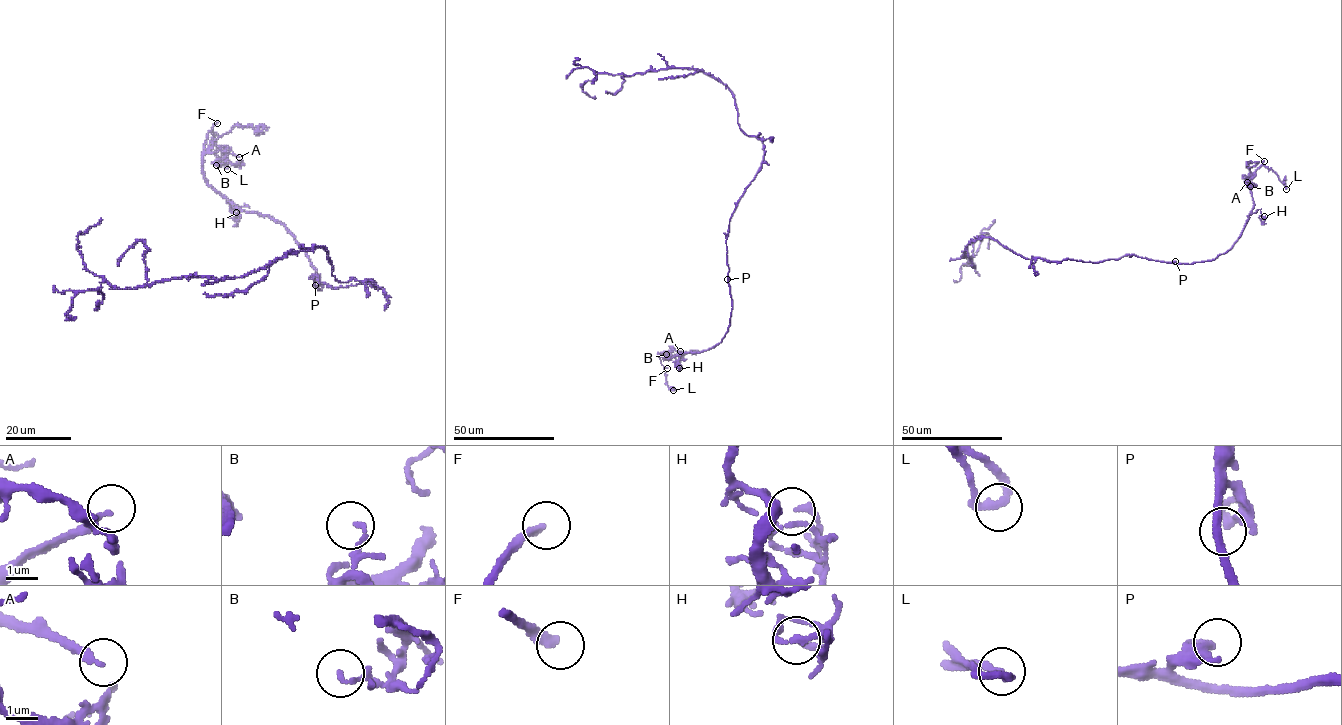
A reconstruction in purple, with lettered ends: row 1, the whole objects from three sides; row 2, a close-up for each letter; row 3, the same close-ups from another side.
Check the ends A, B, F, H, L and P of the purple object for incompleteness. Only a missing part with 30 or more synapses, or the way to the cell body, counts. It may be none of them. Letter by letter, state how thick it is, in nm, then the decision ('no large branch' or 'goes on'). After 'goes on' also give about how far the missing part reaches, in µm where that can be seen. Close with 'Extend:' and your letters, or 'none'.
A: 220 nm thick; goes on; about 15 µm are missing
B: 130 nm thick; no large branch
F: 280 nm thick; goes on; about 60 µm are missing
H: 180 nm thick; no large branch
L: 240 nm thick; no large branch
P: 240 nm thick; no large branch
Extend: A, F

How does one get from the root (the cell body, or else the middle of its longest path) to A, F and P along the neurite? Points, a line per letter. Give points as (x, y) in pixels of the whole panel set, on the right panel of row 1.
A: (1083, 262), (1126, 255), (1175, 264), (1213, 260), (1238, 240), (1254, 207), (1249, 178), (1256, 175), (1247, 182)
F: (1083, 262), (1126, 255), (1175, 264), (1213, 260), (1226, 253), (1240, 235), (1254, 207), (1249, 180), (1264, 161)
P: (1083, 262), (1100, 262), (1126, 255), (1165, 262), (1175, 261)

